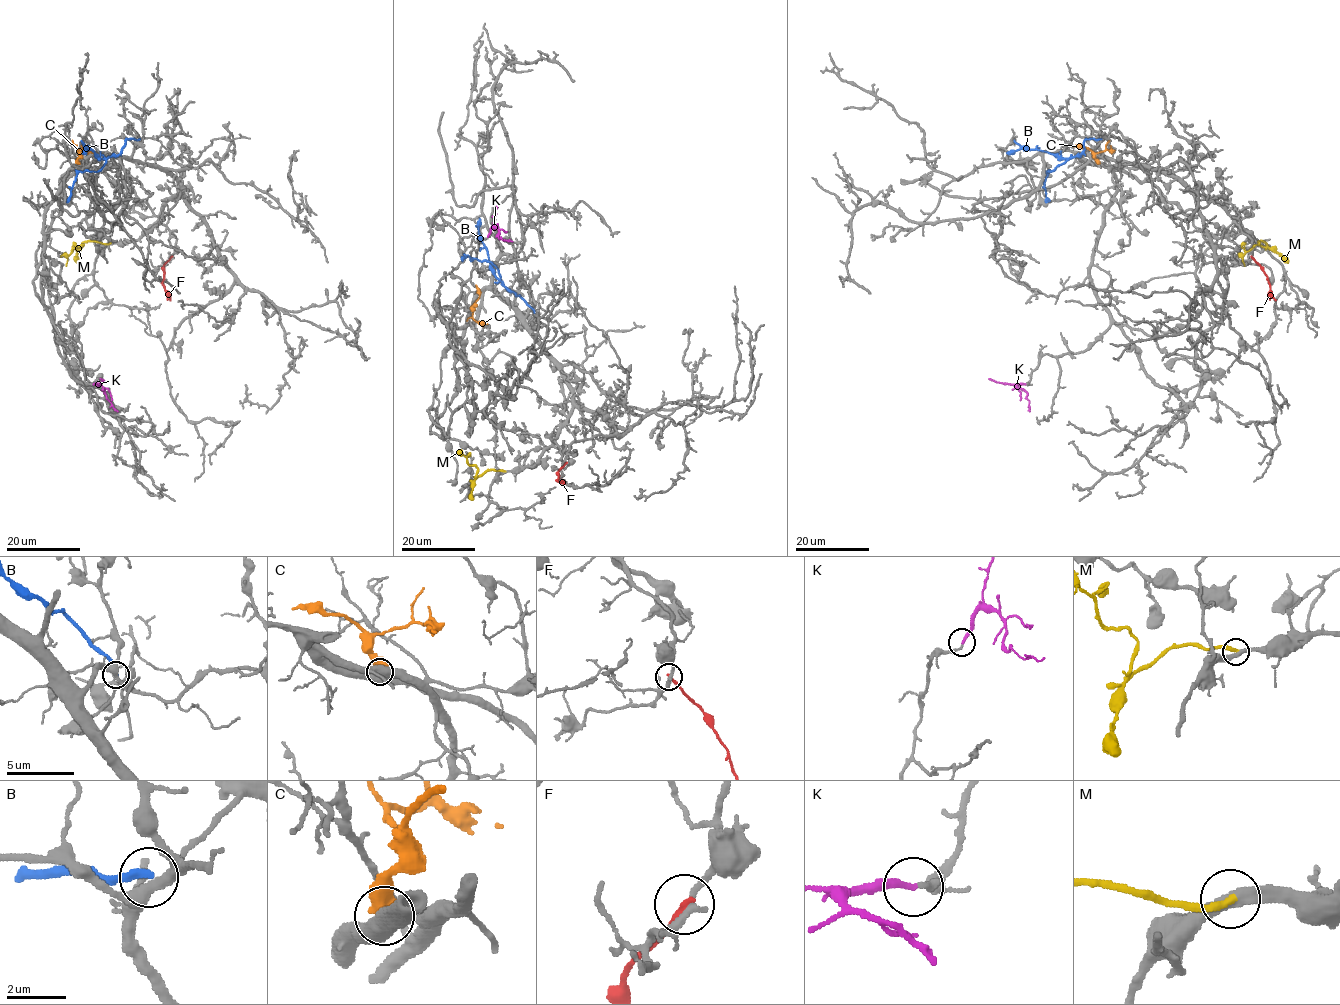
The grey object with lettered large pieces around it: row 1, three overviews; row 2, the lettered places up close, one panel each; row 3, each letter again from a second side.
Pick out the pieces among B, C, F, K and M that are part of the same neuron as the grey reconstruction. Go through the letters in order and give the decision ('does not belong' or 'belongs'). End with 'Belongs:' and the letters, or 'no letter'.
B: does not belong
C: does not belong
F: does not belong
K: belongs
M: belongs
Belongs: K, M

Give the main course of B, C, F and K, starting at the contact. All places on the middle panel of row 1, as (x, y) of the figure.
B: (533, 312), (520, 296), (510, 291), (490, 262), (467, 256), (461, 259)
C: (472, 308), (475, 307), (472, 313), (476, 321), (487, 322)
F: (566, 462), (558, 471), (557, 479), (565, 487)
K: (488, 236), (491, 229), (496, 228), (500, 239), (512, 241)

